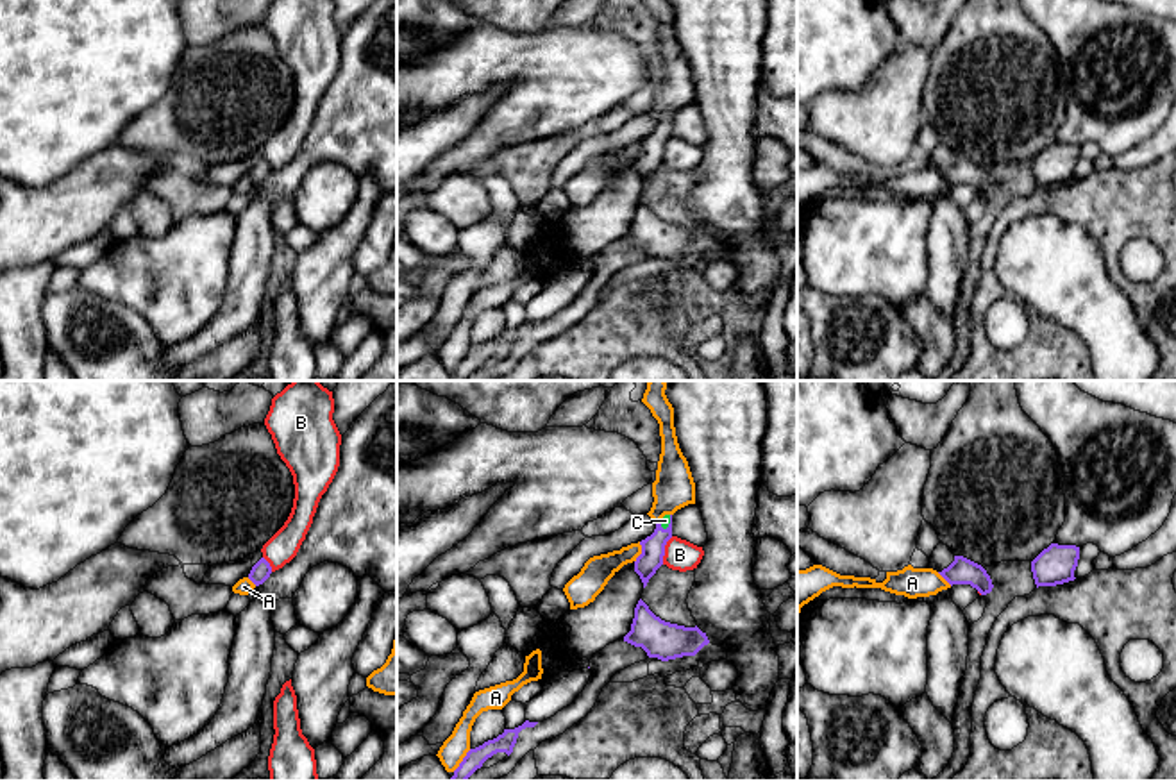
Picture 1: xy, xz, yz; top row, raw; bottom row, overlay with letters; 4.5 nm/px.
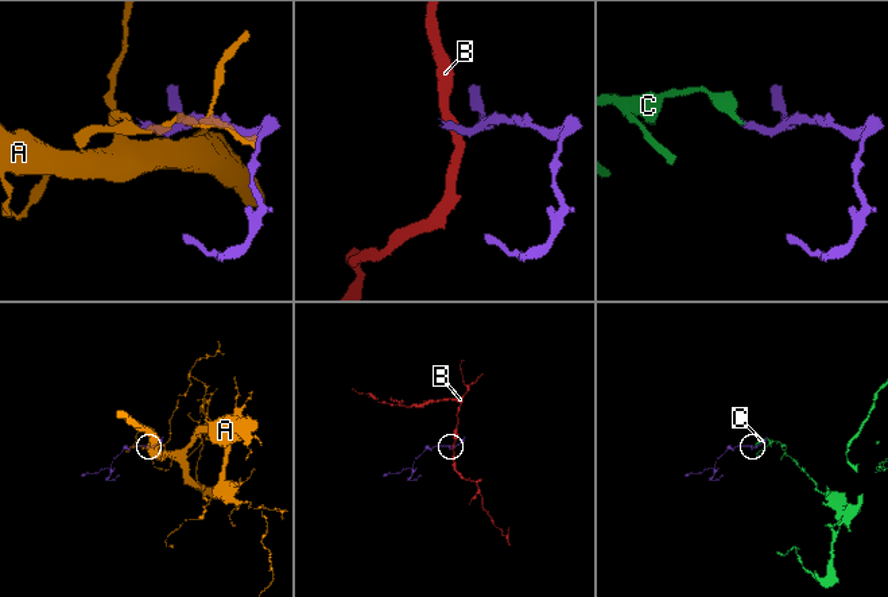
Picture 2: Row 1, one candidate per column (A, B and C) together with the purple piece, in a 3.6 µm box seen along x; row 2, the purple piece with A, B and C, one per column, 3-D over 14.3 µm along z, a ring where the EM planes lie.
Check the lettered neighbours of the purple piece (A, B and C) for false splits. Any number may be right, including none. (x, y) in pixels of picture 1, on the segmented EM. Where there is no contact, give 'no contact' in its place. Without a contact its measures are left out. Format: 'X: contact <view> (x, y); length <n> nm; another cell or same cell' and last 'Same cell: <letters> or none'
A: contact xz (642, 553); length 100 nm; another cell
B: contact xz (663, 551); length 140 nm; another cell
C: contact xz (671, 522); length 80 nm; same cell
Same cell: C

